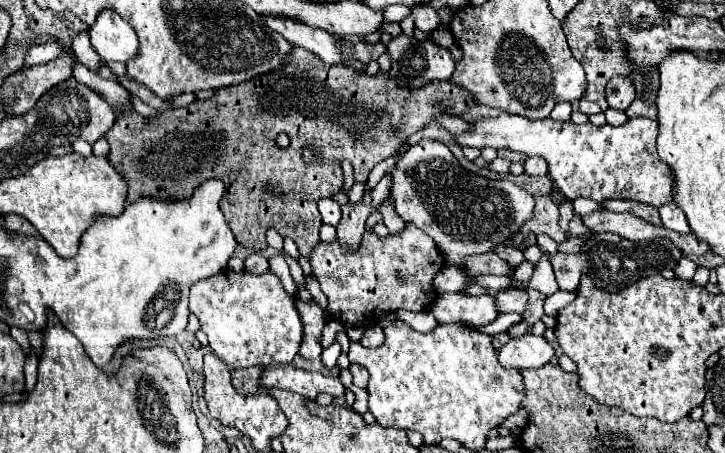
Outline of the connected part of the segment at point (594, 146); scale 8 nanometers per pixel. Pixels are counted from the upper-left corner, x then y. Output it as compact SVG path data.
M501 113L497 117L475 119L469 125L469 131L455 135L453 141L461 147L477 147L477 149L493 147L493 149L507 149L507 151L543 157L547 161L549 177L553 179L555 187L571 201L577 197L589 197L593 201L629 199L629 201L639 201L639 203L647 203L653 207L661 207L661 205L673 201L673 173L671 173L669 165L665 165L657 155L657 147L655 147L657 135L659 135L659 121L647 119L647 117L633 117L621 127L613 127L613 125L595 127L591 123L577 125L573 121L561 123L561 121L553 121L553 119L531 121L521 115Z

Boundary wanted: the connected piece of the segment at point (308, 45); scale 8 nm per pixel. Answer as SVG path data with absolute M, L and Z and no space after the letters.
M265 17L265 23L281 33L289 43L299 45L311 53L315 53L321 61L325 61L327 65L341 65L343 63L343 55L341 55L341 45L335 39L335 35L317 29L317 27L309 27L301 21L289 21L287 17Z

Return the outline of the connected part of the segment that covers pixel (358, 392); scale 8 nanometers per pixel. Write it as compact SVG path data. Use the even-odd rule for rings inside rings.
M351 385L351 391L355 393L355 405L353 409L357 413L367 413L368 412L368 393L366 389L355 389L355 385Z

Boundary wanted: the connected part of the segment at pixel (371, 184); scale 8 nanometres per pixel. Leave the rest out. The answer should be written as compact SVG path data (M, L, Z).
M397 152L391 155L390 157L388 157L386 160L379 163L378 165L376 165L372 169L367 179L368 182L366 182L366 188L368 189L375 188L375 186L379 183L379 181L387 172L387 169L390 169L396 163L396 156L397 156Z

